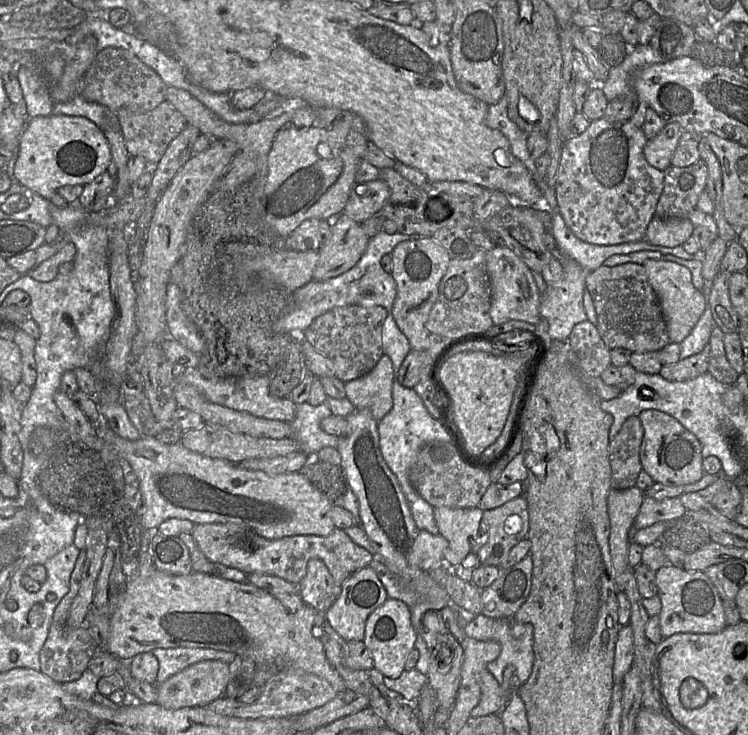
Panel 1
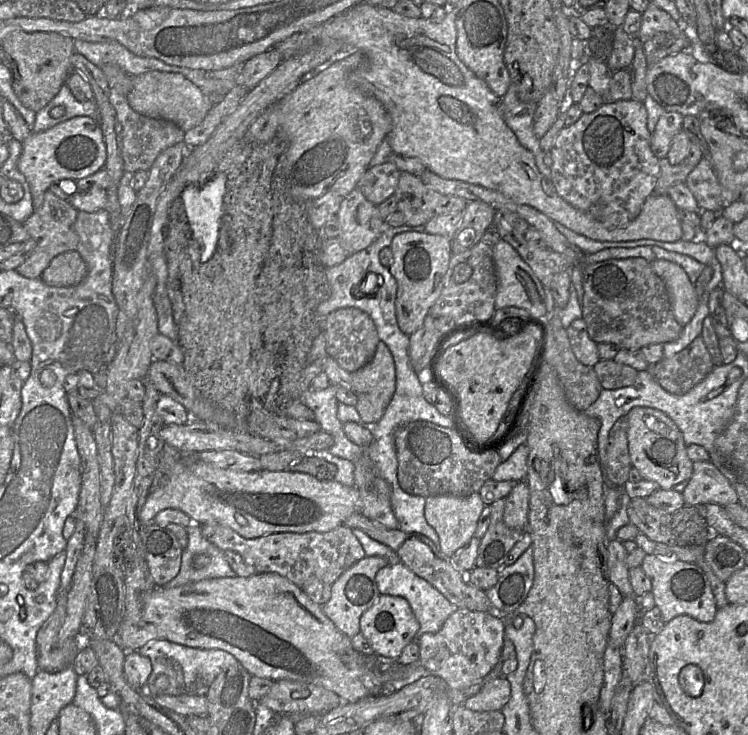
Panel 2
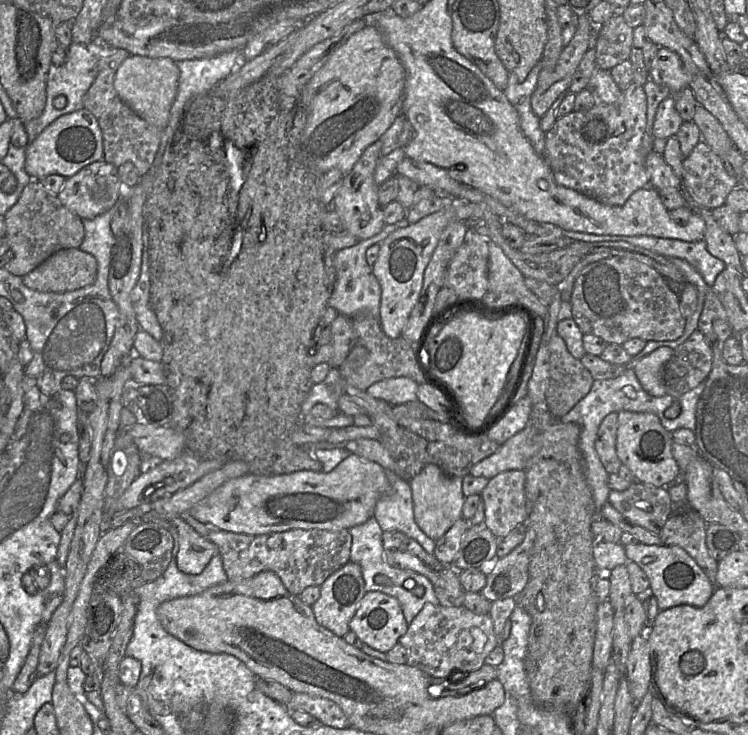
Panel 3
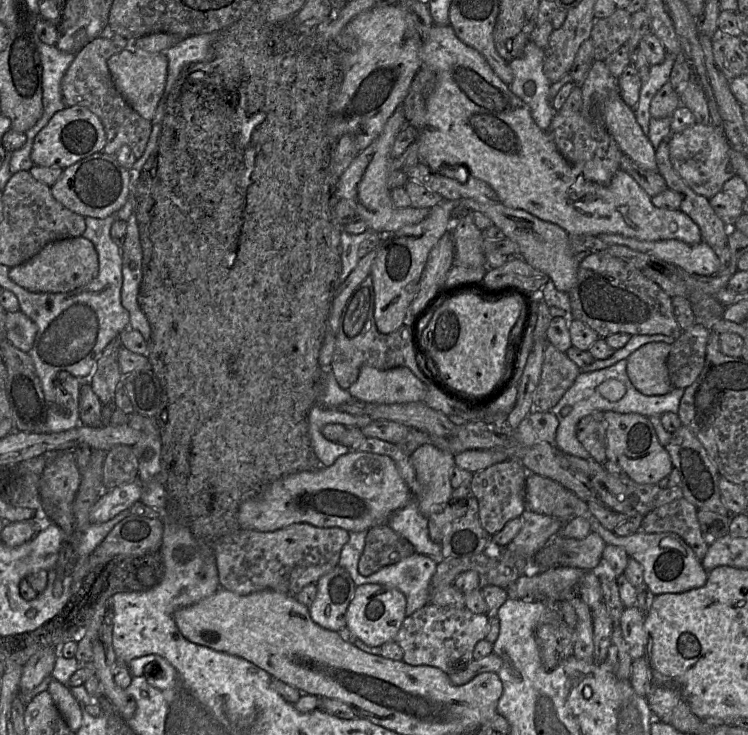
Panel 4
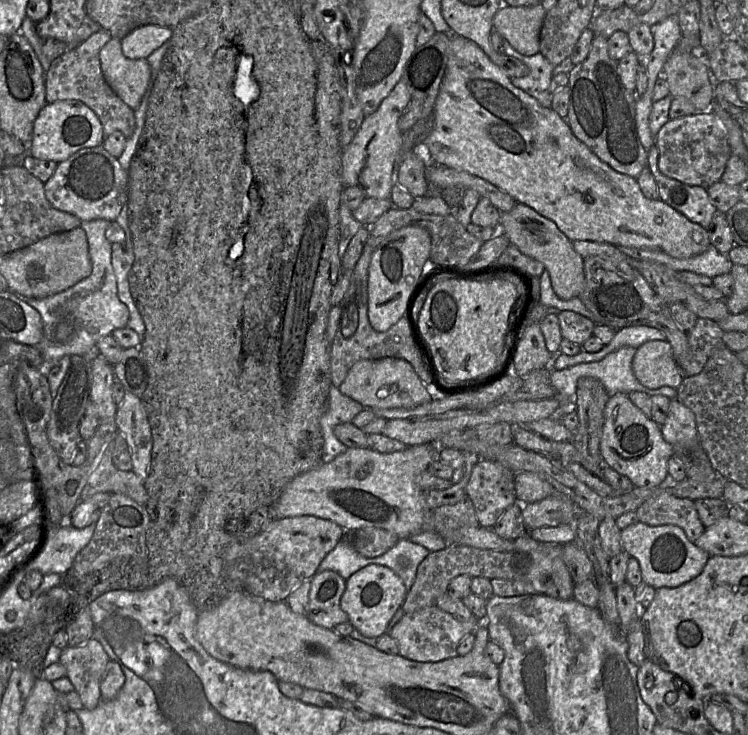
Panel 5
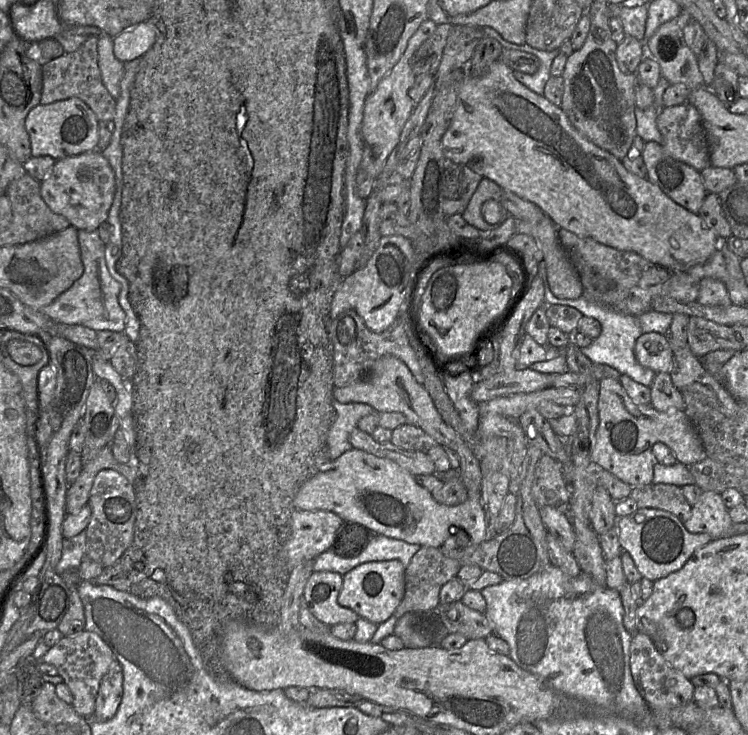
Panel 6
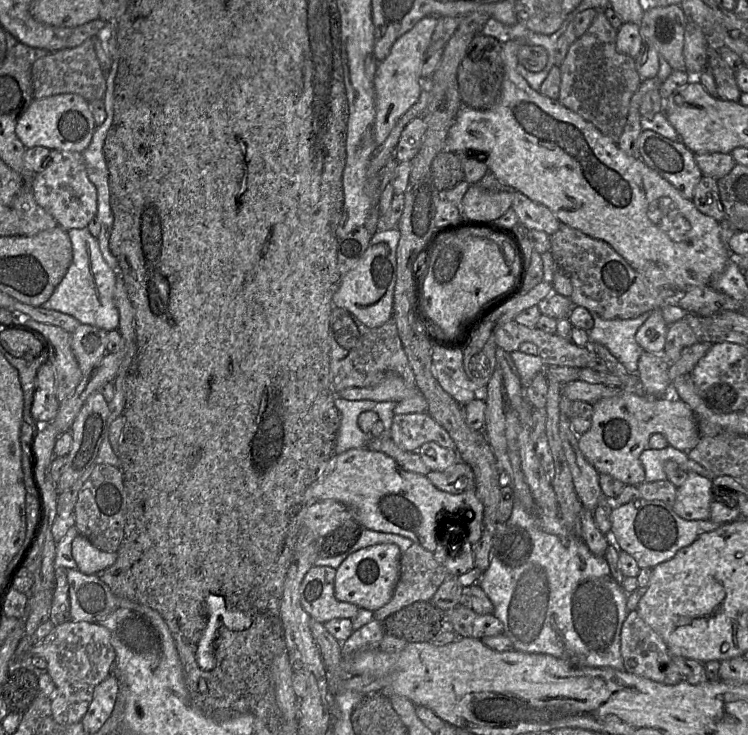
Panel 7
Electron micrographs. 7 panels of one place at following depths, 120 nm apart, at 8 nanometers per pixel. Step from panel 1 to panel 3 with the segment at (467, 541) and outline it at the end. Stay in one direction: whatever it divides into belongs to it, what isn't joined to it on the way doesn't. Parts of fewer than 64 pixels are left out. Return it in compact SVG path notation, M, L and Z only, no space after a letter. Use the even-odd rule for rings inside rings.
M428 464L409 483L412 489L415 522L428 537L436 542L457 520L462 518L465 501L462 478L450 477L439 466Z

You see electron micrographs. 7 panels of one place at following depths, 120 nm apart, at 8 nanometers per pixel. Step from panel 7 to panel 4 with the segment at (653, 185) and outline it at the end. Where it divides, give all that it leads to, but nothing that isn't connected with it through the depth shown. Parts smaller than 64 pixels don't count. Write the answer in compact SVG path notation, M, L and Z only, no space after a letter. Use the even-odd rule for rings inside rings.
M450 25L431 27L427 38L423 41L421 61L427 65L436 74L437 83L433 92L429 95L426 101L426 122L419 132L418 157L419 162L424 163L434 170L441 168L447 170L448 173L455 173L454 176L463 176L466 171L466 177L473 176L484 181L495 191L497 200L507 207L524 210L535 217L551 222L564 229L569 236L590 235L598 236L600 234L617 234L623 237L633 238L641 241L661 241L661 240L680 240L690 245L695 245L703 242L700 228L695 222L685 213L679 210L669 210L657 208L652 204L651 197L641 188L641 186L633 180L633 178L625 171L619 169L613 175L611 181L607 185L598 184L589 181L583 175L574 169L560 154L552 135L548 131L540 129L534 122L530 108L528 105L518 98L510 89L509 85L505 84L489 66L485 58L474 48L464 44L455 34Z

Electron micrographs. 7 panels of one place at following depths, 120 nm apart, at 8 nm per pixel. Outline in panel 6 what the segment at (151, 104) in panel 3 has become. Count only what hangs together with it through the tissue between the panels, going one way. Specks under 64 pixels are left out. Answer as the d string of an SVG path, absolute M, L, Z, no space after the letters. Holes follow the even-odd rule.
M104 34L98 42L98 65L104 86L113 98L120 94L120 82L124 74L124 62L114 54L114 37Z

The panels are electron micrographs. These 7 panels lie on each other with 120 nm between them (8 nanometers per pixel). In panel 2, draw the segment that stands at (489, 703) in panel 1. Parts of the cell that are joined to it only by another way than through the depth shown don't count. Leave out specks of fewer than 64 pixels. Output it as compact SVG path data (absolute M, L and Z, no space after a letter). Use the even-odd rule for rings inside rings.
M494 678L487 681L478 692L467 697L462 706L471 711L497 711L508 702L511 687L505 678Z

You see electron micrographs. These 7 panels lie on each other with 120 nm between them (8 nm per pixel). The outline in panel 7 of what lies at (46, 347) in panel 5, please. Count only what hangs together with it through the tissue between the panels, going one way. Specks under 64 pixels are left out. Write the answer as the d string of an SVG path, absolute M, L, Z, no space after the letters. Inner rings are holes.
M87 228L68 230L73 257L61 282L43 307L73 316L82 324L95 326L106 331L117 330L119 311L114 302L117 272L104 259L97 237Z

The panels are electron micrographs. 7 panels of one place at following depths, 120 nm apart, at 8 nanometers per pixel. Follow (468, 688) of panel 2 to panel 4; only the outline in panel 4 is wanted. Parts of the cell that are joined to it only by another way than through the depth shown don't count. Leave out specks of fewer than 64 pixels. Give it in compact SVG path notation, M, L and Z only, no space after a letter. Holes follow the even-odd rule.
M429 603L405 618L394 642L403 650L403 662L413 666L433 666L453 674L459 672L455 668L467 666L473 660L474 648L479 641L485 640L489 623L488 615Z

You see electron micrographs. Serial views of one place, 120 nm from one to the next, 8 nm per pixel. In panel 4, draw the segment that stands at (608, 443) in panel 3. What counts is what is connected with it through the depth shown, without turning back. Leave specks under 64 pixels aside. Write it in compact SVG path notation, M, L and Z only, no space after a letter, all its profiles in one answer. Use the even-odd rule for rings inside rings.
M594 412L582 418L577 424L576 436L595 461L600 464L607 461L604 412Z

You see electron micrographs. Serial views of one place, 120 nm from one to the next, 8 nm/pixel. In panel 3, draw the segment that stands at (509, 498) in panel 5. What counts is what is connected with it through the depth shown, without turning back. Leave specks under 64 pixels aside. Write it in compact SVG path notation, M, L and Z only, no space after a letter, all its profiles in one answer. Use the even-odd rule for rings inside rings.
M509 470L489 479L480 497L485 505L485 520L491 532L502 539L529 517L525 491L526 471Z

